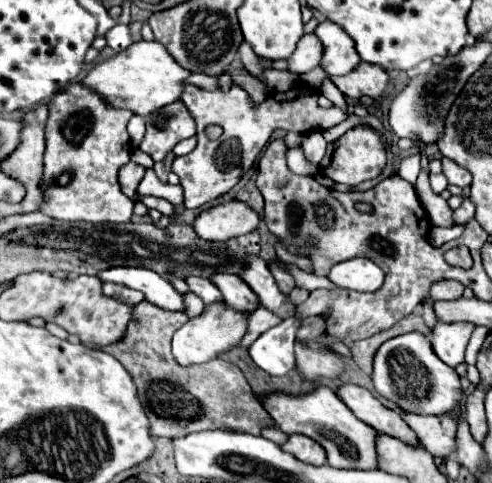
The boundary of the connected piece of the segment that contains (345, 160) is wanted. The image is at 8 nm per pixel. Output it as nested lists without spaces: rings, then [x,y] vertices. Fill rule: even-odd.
[[[357,126],[347,130],[339,140],[327,146],[327,154],[321,160],[321,172],[339,184],[361,184],[361,180],[379,178],[387,166],[387,150],[379,134],[369,126]]]

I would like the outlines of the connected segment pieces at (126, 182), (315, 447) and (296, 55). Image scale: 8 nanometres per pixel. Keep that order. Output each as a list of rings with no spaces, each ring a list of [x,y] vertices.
[[[127,162],[125,166],[119,170],[119,184],[121,184],[121,190],[131,198],[131,200],[137,200],[137,184],[141,182],[145,174],[145,168],[135,164],[135,162]]]
[[[291,434],[289,440],[281,448],[309,464],[325,464],[327,462],[325,448],[321,448],[319,442],[315,442],[313,438],[305,436],[305,434]]]
[[[303,34],[301,40],[297,42],[297,50],[291,54],[289,58],[289,70],[297,72],[297,74],[305,74],[309,70],[313,70],[315,66],[319,66],[321,62],[321,40],[317,38],[317,34]]]

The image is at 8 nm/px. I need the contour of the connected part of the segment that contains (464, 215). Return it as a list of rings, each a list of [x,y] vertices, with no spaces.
[[[468,198],[464,199],[461,206],[453,214],[453,220],[456,225],[464,225],[474,217],[475,206]]]

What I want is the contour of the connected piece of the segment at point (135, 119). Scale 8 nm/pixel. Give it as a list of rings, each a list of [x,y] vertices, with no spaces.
[[[137,114],[131,116],[131,120],[127,124],[127,132],[129,132],[129,138],[131,138],[133,146],[137,148],[145,138],[145,118],[137,116]]]

